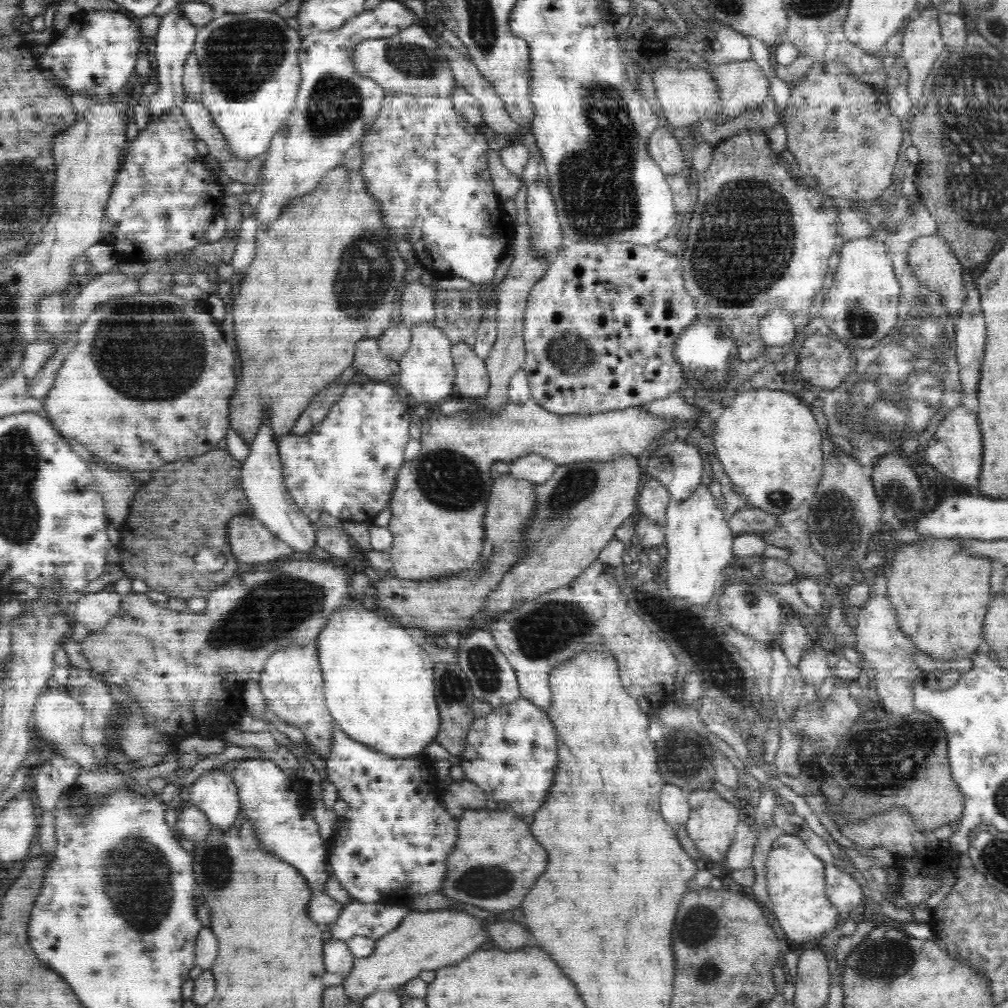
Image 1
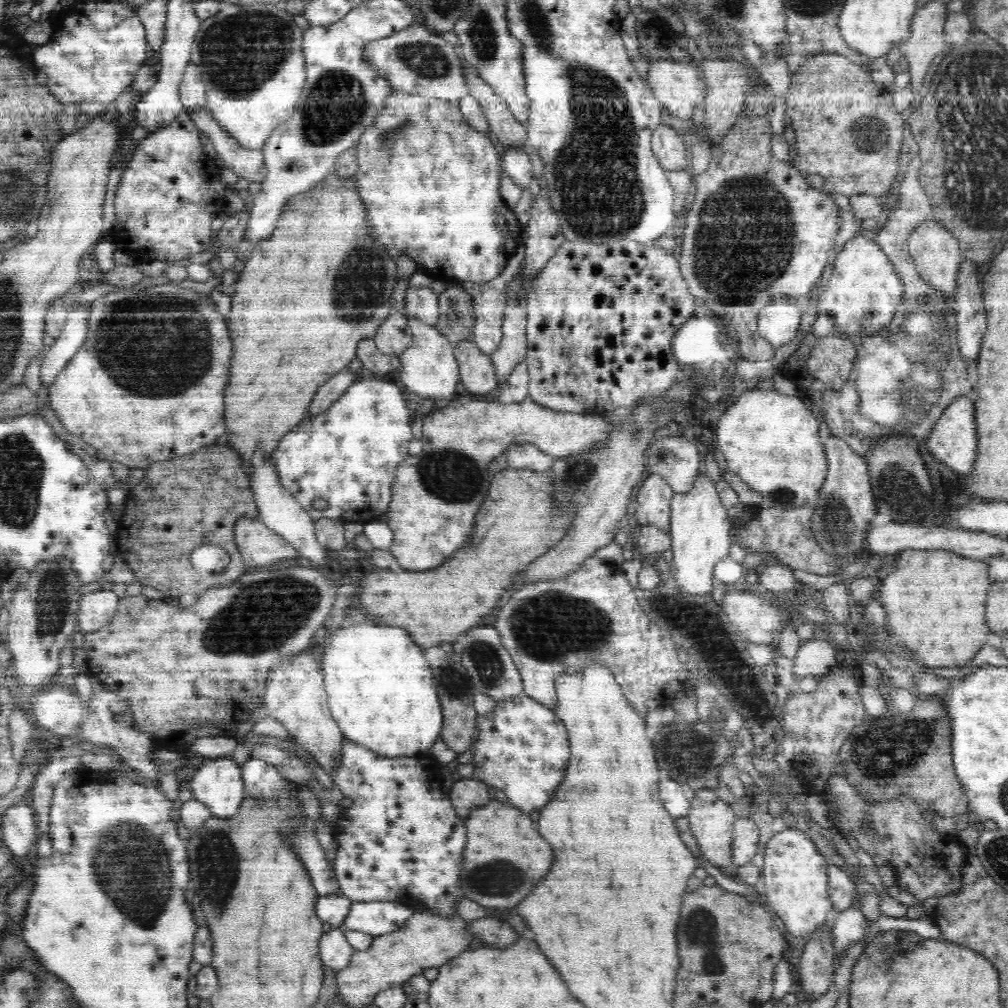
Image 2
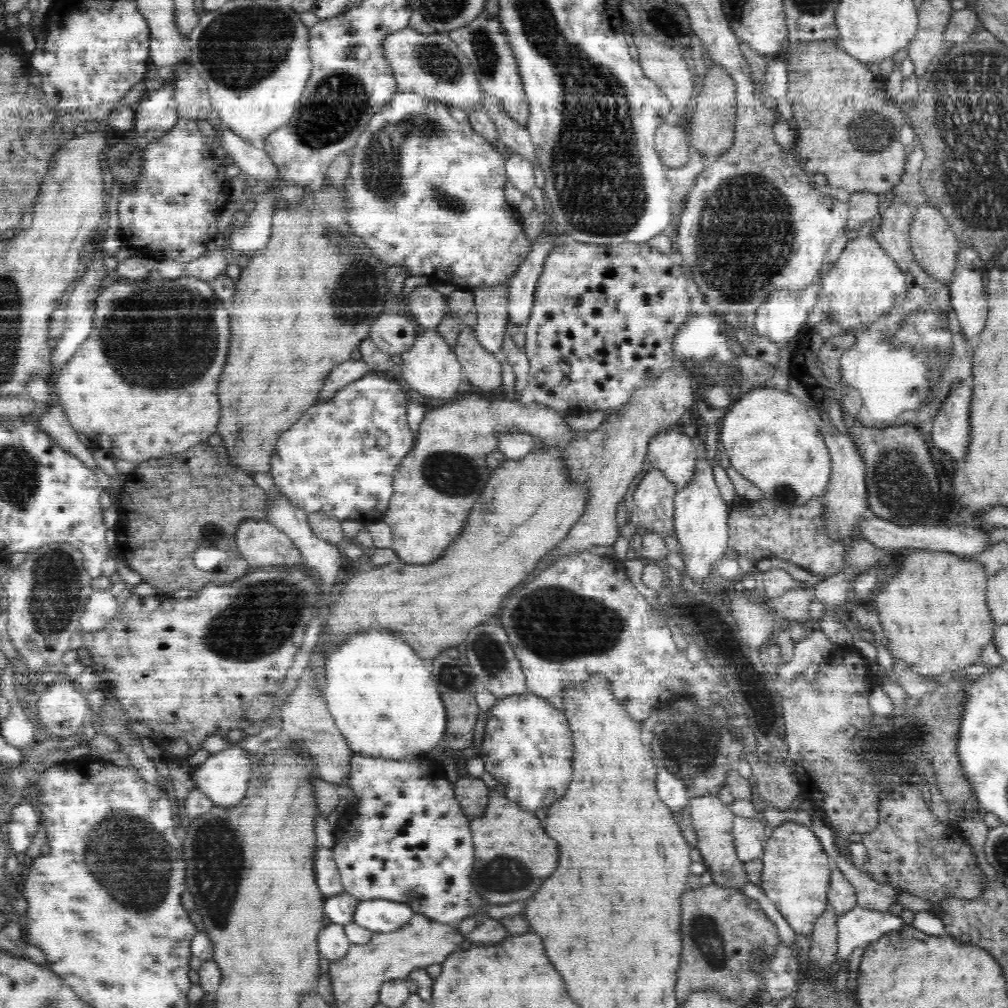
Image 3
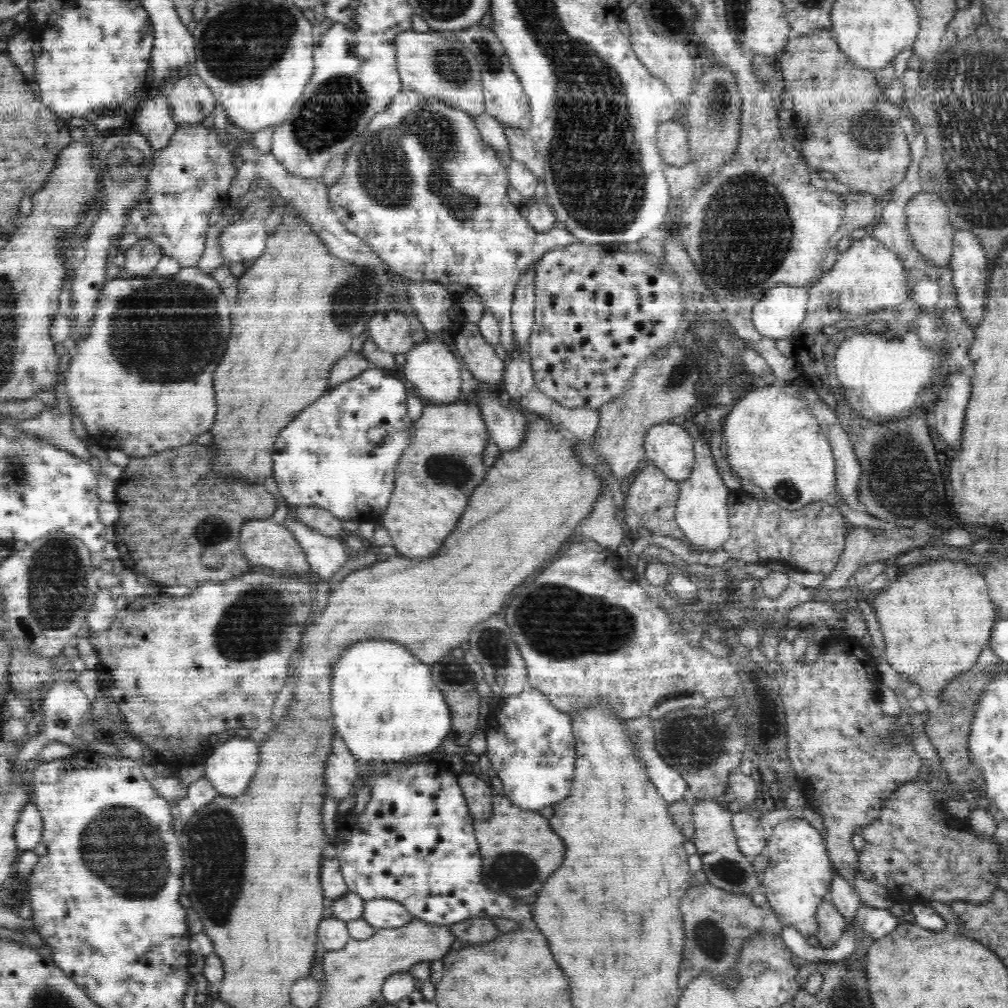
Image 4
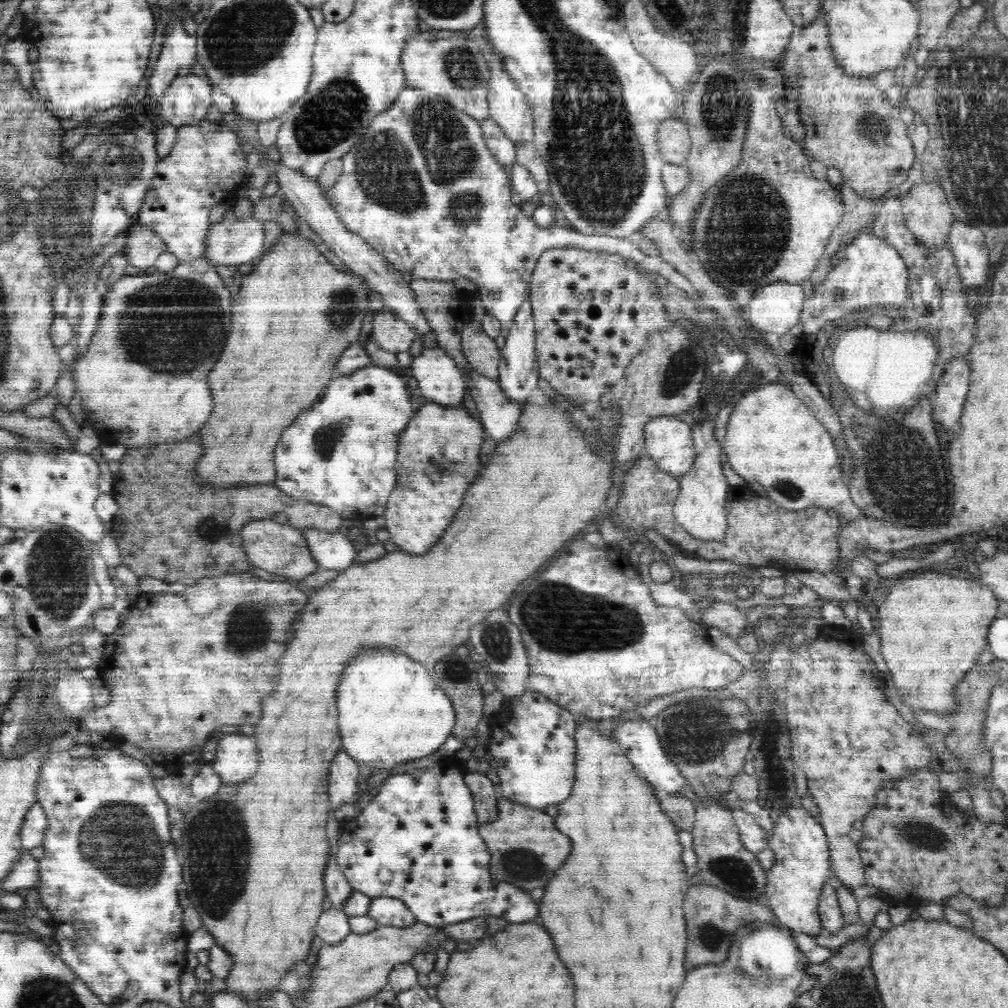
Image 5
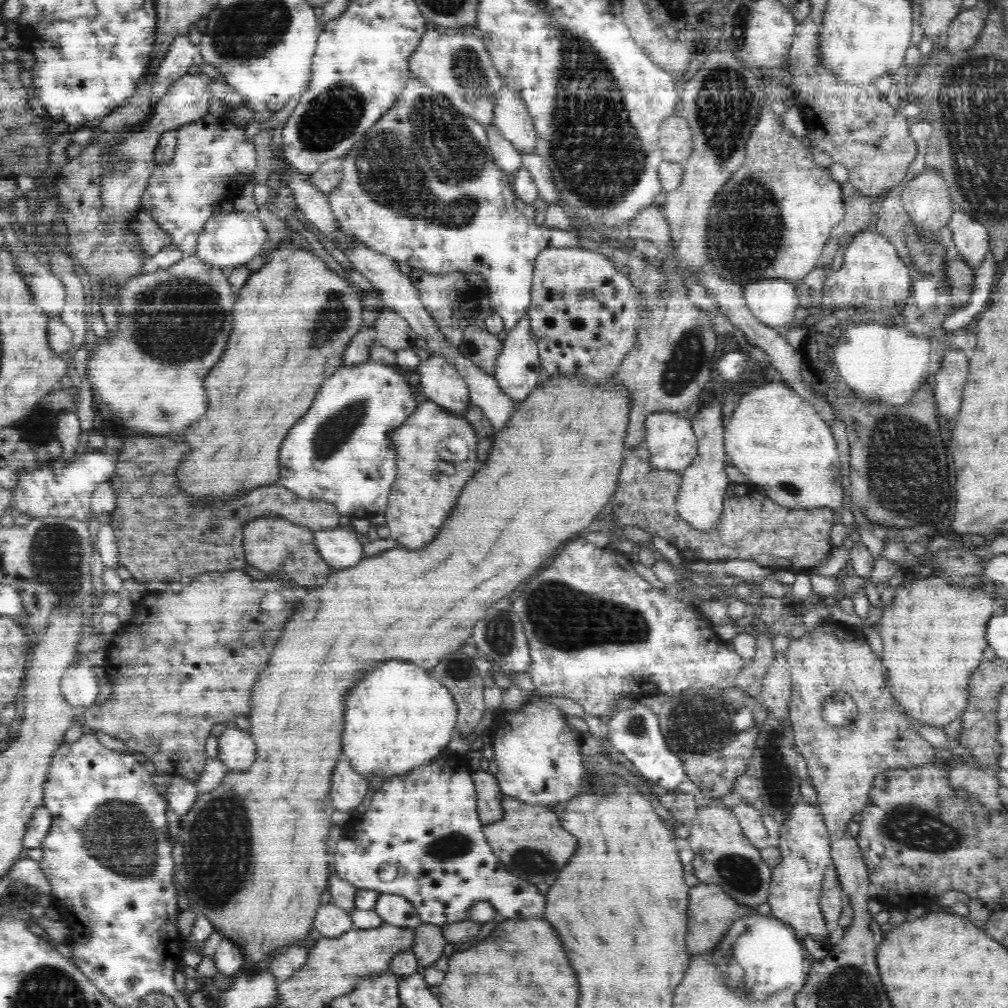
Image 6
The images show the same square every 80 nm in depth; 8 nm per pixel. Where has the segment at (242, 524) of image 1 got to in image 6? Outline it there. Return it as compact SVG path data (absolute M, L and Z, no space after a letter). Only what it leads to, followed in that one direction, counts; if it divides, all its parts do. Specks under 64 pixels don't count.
M260 517L249 521L243 528L243 550L248 563L285 580L296 582L299 592L316 588L330 575L332 567L321 557L314 541L314 531L300 523L290 522L283 517Z

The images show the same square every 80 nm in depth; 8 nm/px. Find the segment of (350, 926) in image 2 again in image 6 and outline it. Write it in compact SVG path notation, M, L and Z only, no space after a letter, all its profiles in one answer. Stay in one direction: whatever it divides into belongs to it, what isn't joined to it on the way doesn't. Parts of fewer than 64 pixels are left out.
M380 894L373 910L389 925L415 929L421 922L416 906L400 894Z

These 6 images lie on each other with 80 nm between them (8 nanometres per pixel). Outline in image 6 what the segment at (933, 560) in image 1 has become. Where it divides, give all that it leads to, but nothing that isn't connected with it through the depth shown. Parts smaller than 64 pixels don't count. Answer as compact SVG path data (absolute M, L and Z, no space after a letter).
M915 578L896 590L894 602L878 620L883 642L882 664L898 704L924 724L944 726L965 712L970 680L989 645L986 626L998 607L994 598L982 590L954 590L954 585L939 578Z

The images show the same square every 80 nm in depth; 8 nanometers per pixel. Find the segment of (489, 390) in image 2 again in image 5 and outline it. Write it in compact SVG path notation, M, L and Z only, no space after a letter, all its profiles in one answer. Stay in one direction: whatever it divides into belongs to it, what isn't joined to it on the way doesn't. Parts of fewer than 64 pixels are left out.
M470 322L462 329L461 336L461 350L469 366L476 372L497 380L501 350L494 339L484 333L481 322Z

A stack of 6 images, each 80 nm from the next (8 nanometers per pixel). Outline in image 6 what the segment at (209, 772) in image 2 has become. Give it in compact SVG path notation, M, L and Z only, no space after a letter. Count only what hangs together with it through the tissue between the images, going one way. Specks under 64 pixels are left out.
M233 724L227 725L221 732L218 738L218 753L217 758L227 768L227 772L245 771L255 760L257 748L255 747L254 739L249 731L238 729Z

